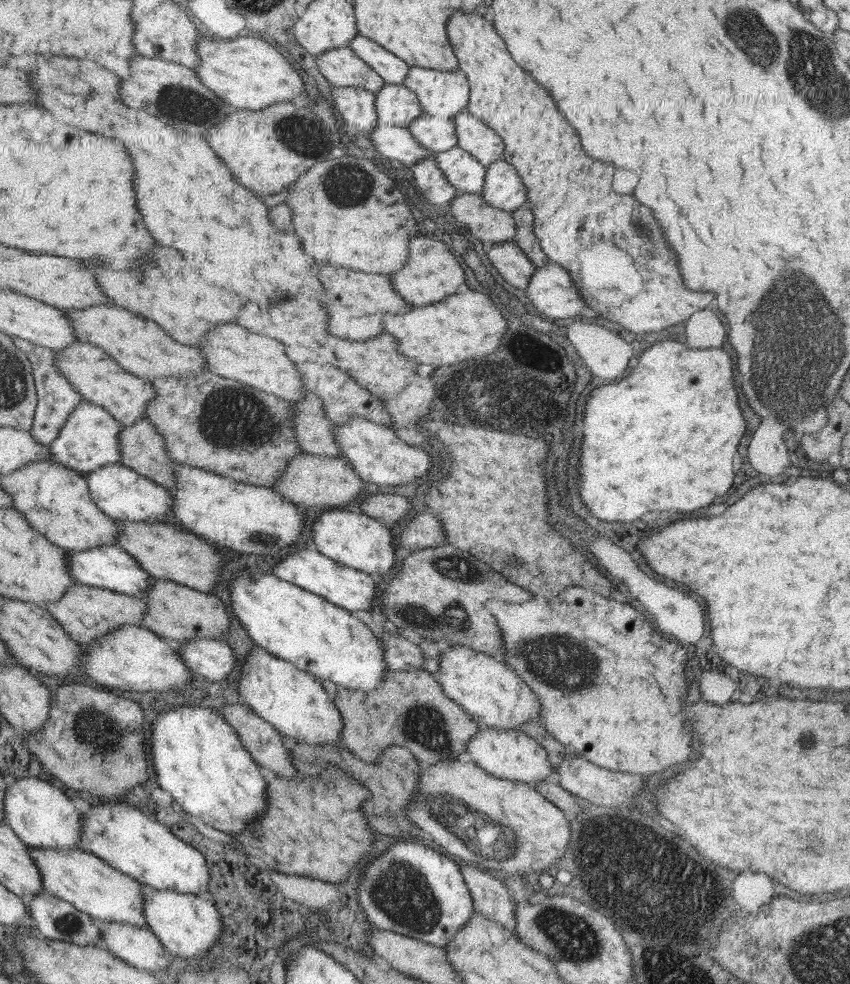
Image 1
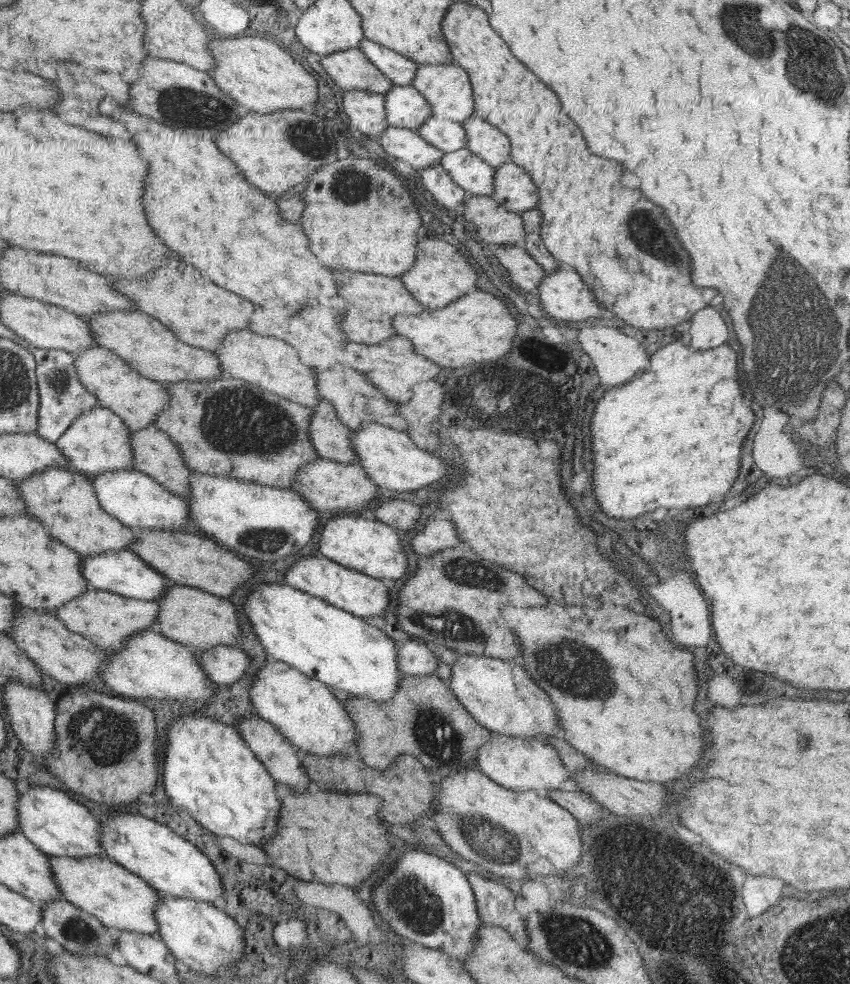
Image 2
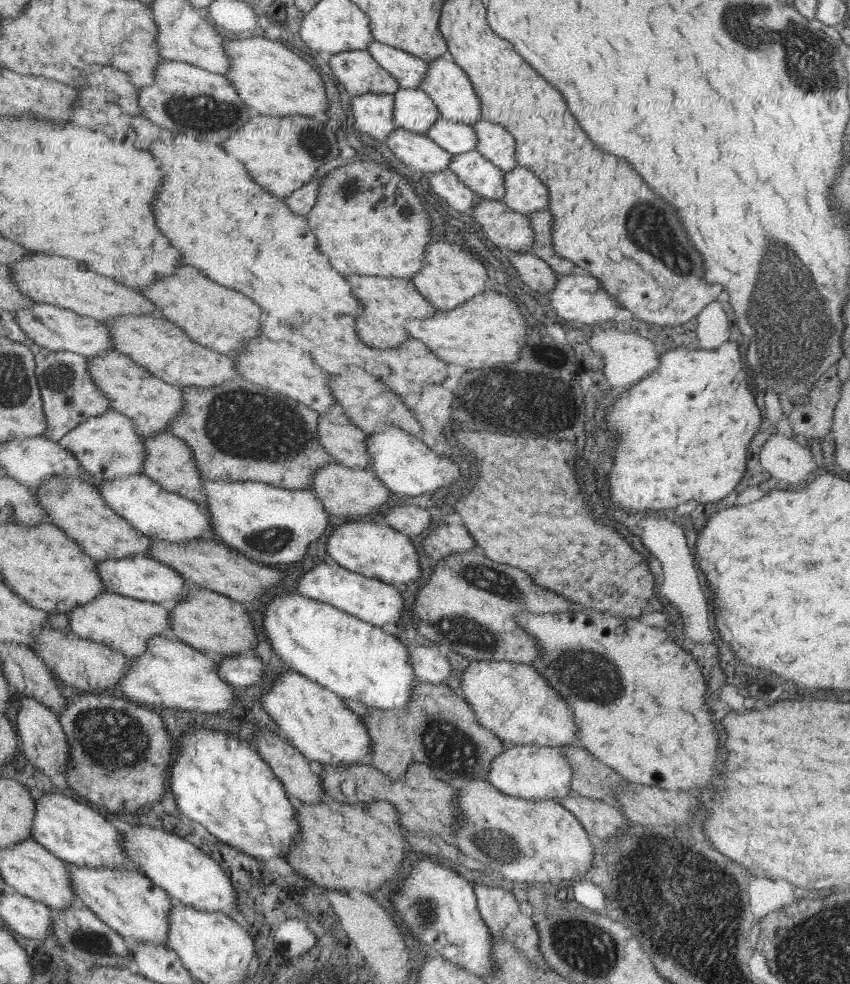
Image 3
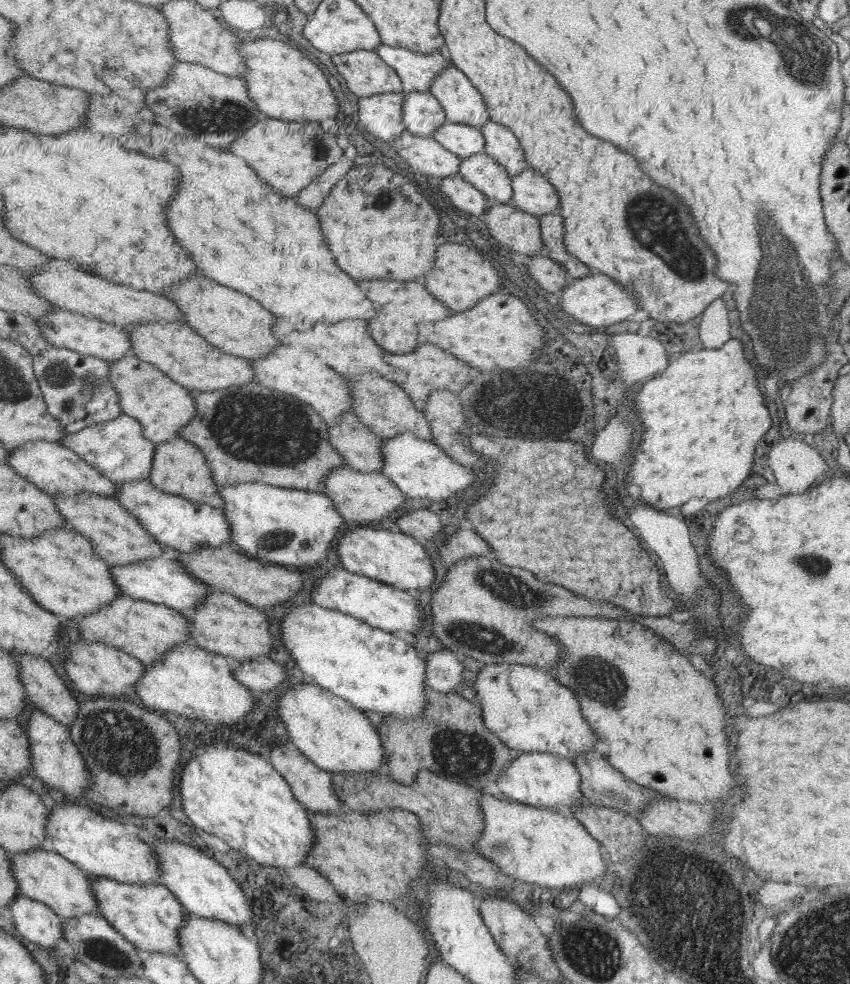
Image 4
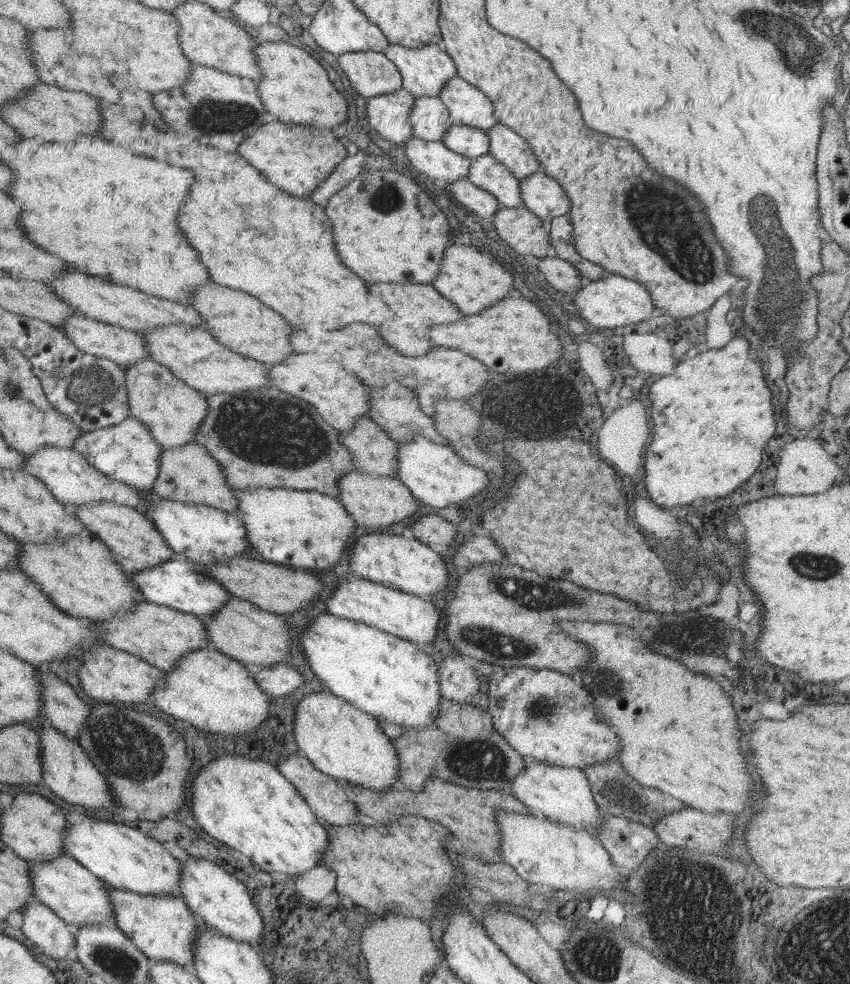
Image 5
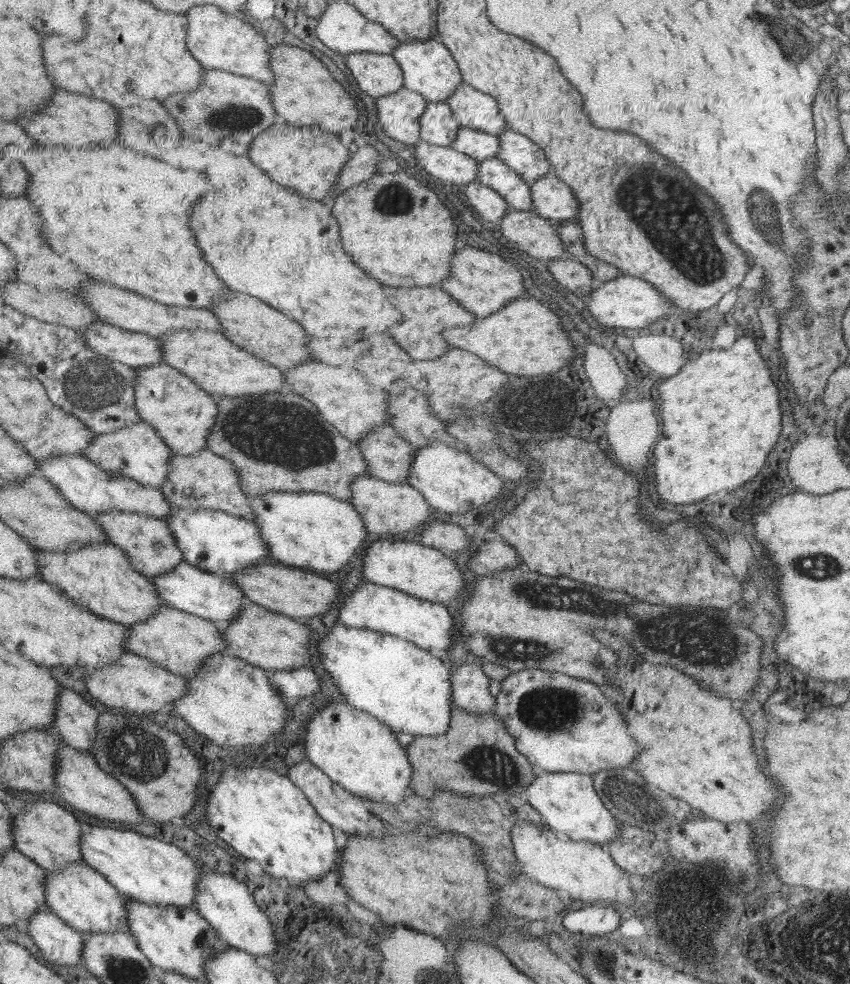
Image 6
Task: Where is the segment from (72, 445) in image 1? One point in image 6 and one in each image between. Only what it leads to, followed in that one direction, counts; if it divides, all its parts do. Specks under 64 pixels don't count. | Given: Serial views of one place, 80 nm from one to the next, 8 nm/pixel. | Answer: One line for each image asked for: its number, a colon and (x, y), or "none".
2: (98, 441)
3: (108, 446)
4: (117, 448)
5: (127, 452)
6: (136, 451)

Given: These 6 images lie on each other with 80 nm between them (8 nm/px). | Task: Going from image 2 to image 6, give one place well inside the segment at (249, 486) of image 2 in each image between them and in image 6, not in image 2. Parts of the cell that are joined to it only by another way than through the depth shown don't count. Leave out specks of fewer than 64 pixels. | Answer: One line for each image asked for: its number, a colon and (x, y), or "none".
3: (271, 525)
4: (287, 527)
5: (300, 529)
6: (314, 531)

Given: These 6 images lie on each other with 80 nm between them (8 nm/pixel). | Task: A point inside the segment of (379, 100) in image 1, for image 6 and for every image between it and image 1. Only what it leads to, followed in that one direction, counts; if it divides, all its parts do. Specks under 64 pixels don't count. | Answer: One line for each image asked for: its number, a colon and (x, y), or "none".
2: (404, 107)
3: (413, 110)
4: (422, 115)
5: (429, 118)
6: (437, 126)

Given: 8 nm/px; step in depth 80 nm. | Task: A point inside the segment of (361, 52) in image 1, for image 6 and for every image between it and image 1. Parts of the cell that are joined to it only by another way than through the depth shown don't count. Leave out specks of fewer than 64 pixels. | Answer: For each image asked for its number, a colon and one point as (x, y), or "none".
2: (399, 70)
3: (408, 70)
4: (416, 71)
5: (424, 71)
6: (428, 69)

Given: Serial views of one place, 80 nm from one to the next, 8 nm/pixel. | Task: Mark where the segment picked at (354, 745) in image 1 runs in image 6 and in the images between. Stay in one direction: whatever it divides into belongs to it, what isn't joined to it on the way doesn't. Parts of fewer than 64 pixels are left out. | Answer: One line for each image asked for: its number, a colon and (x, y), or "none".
2: (423, 719)
3: (437, 728)
4: (449, 738)
5: (460, 746)
6: (475, 756)

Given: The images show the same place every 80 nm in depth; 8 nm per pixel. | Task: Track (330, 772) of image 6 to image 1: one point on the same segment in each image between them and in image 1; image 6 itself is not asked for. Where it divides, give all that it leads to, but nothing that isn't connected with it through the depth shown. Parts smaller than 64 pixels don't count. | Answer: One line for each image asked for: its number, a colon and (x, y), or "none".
1: (294, 702)
2: (307, 714)
3: (318, 723)
4: (334, 735)
5: (341, 741)

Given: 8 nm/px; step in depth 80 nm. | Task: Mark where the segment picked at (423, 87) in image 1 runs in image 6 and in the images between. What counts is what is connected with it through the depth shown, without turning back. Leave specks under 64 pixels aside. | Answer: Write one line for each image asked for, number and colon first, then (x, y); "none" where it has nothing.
2: (446, 88)
3: (447, 85)
4: (462, 104)
5: (466, 105)
6: (479, 111)

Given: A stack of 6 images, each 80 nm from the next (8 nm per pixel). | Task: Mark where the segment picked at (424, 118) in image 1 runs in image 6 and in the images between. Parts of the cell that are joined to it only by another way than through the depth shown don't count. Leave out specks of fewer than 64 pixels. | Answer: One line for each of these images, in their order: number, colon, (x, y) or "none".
2: (447, 136)
3: (456, 138)
4: (462, 140)
5: (470, 142)
6: (478, 146)

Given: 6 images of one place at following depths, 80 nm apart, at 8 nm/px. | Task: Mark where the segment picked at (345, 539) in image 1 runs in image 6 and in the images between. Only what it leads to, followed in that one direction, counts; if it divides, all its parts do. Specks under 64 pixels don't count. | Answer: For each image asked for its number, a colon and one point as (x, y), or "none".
2: (373, 548)
3: (366, 548)
4: (396, 559)
5: (407, 565)
6: (423, 572)

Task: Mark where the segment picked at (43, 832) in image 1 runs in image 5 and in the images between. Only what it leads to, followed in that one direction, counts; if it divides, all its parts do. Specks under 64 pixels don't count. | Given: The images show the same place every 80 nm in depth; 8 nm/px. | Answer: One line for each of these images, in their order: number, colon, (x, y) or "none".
2: (58, 826)
3: (74, 833)
4: (98, 847)
5: (120, 855)

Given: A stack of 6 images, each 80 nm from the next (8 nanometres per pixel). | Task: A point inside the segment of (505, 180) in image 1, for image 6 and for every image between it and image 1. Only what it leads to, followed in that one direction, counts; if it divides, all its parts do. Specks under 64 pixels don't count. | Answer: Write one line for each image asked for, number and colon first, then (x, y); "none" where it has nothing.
2: (513, 190)
3: (524, 193)
4: (531, 193)
5: (540, 194)
6: (551, 199)

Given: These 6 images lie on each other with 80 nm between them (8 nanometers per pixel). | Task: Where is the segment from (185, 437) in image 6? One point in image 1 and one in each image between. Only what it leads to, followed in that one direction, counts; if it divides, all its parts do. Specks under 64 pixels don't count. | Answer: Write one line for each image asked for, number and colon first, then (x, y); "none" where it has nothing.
1: (101, 380)
2: (137, 400)
3: (150, 403)
4: (162, 406)
5: (172, 410)

